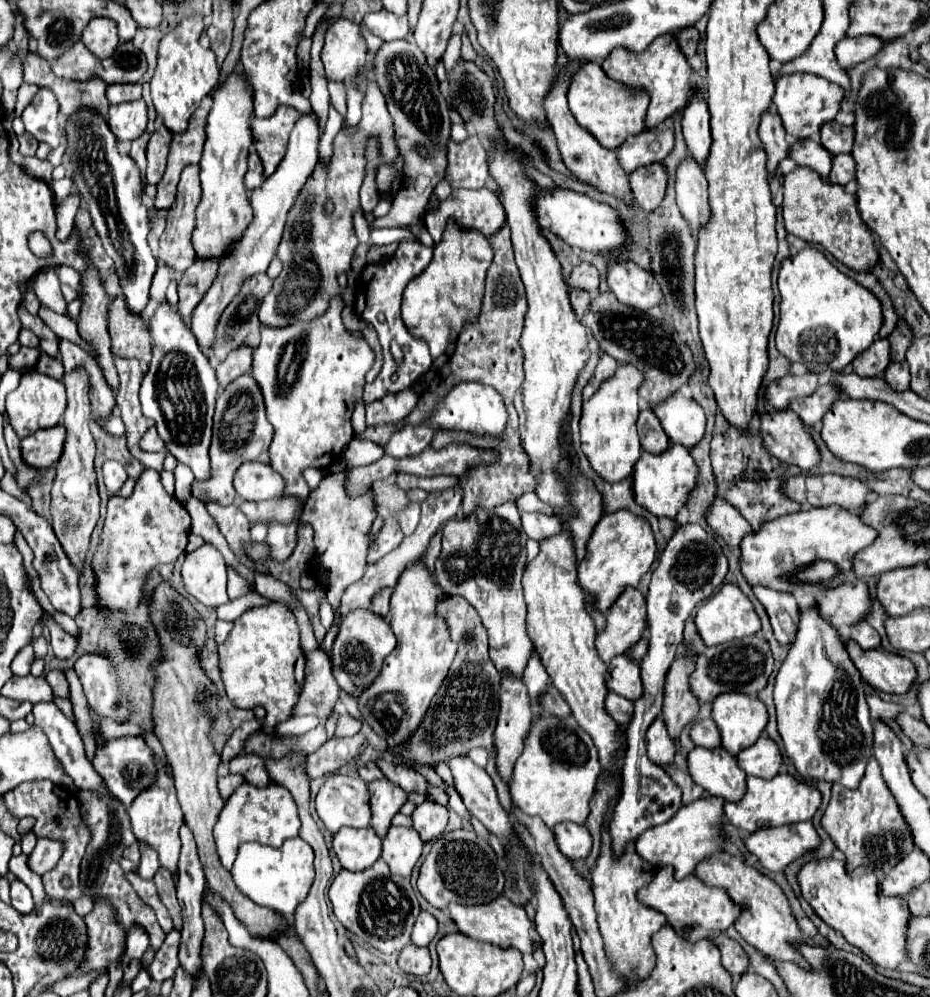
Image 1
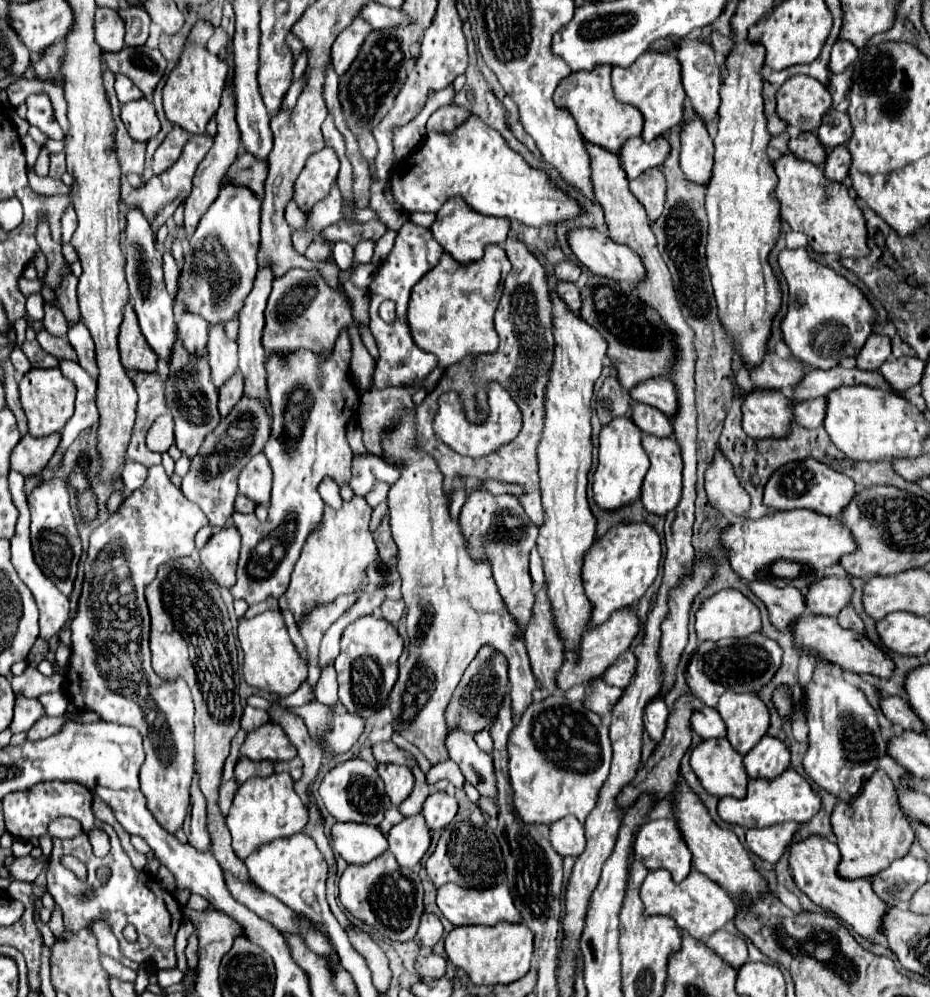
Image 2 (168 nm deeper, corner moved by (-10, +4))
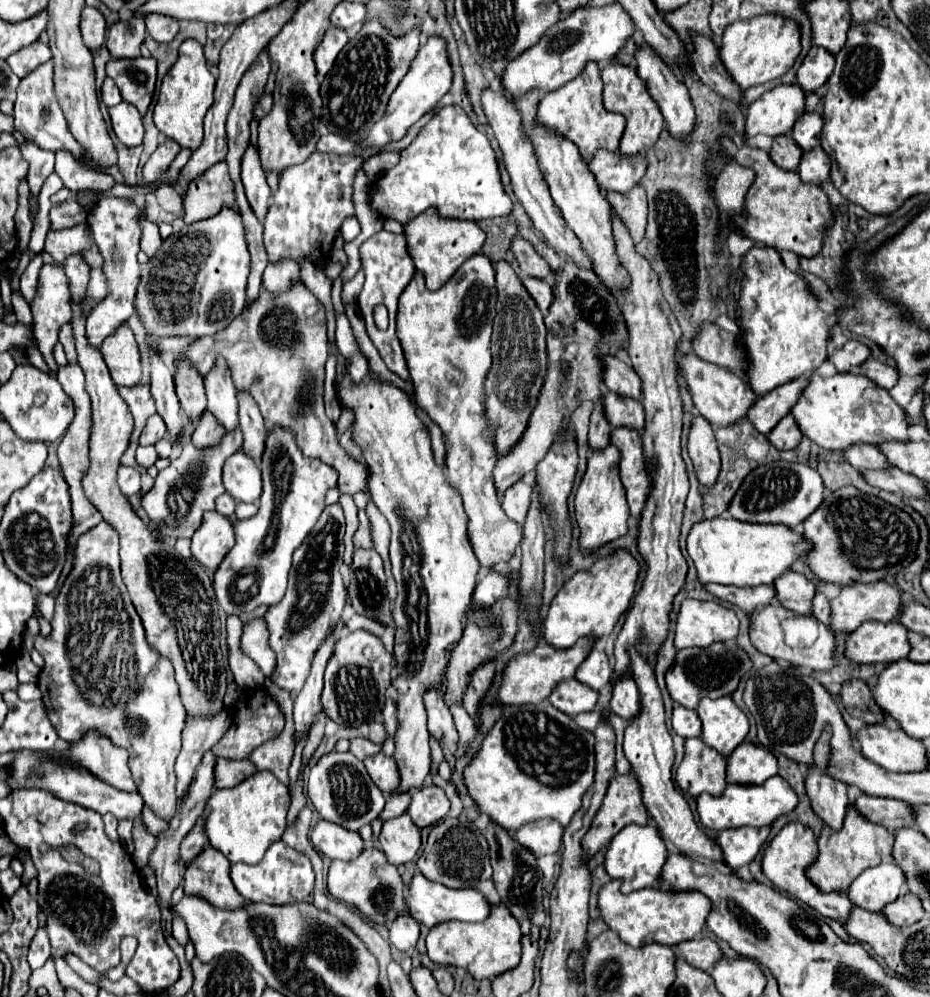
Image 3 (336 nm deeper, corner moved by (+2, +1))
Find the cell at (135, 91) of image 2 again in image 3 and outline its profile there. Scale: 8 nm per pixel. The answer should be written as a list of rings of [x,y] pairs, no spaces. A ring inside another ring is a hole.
[[[105,78],[103,88],[101,88],[101,98],[103,98],[105,106],[115,106],[115,104],[119,104],[123,100],[121,94],[119,94],[119,88],[115,86],[115,82],[111,78]]]

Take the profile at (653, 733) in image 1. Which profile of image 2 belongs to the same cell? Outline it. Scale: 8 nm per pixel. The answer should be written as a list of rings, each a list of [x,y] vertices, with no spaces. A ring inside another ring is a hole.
[[[653,699],[653,703],[649,703],[649,711],[645,711],[645,731],[649,733],[649,737],[655,743],[659,743],[663,739],[663,733],[667,727],[667,717],[669,717],[669,709],[667,709],[665,701]]]

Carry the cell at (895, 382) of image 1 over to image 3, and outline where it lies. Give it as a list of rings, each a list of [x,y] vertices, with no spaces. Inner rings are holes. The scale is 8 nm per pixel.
[[[867,358],[867,360],[857,368],[857,372],[859,372],[861,376],[867,376],[871,382],[875,382],[877,386],[881,386],[881,388],[885,388],[885,390],[891,390],[891,388],[897,384],[897,378],[899,378],[899,374],[897,374],[895,368],[891,368],[891,366],[887,366],[887,364],[881,364],[881,362],[875,360],[875,358]]]

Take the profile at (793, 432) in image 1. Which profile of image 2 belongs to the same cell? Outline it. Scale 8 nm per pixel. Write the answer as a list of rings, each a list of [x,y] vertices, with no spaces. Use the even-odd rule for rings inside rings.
[[[753,389],[743,397],[743,429],[753,439],[781,439],[791,435],[793,403],[781,391]]]

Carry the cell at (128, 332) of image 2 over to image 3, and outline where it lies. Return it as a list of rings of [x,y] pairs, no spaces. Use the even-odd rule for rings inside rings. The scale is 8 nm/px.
[[[121,326],[103,340],[101,354],[117,386],[135,386],[141,378],[141,360],[135,336],[129,326]]]

